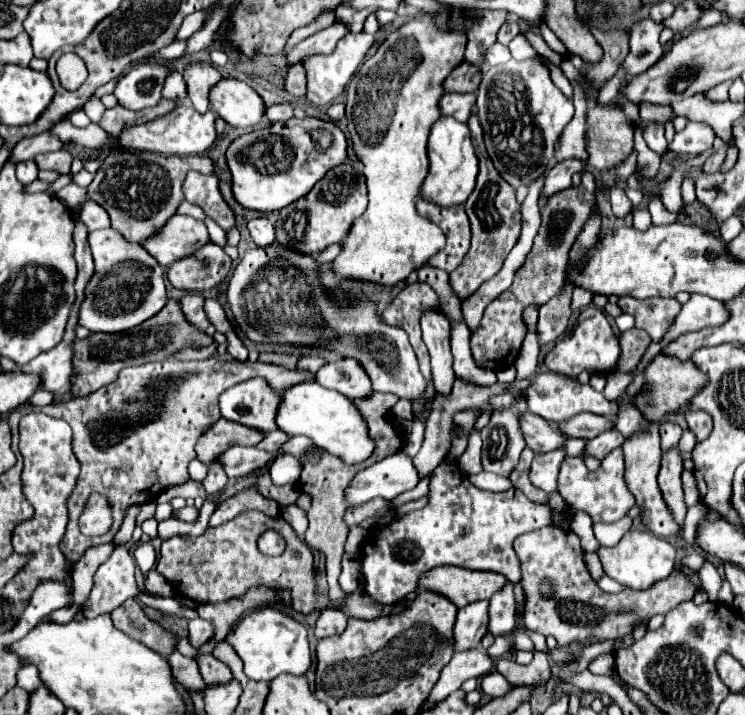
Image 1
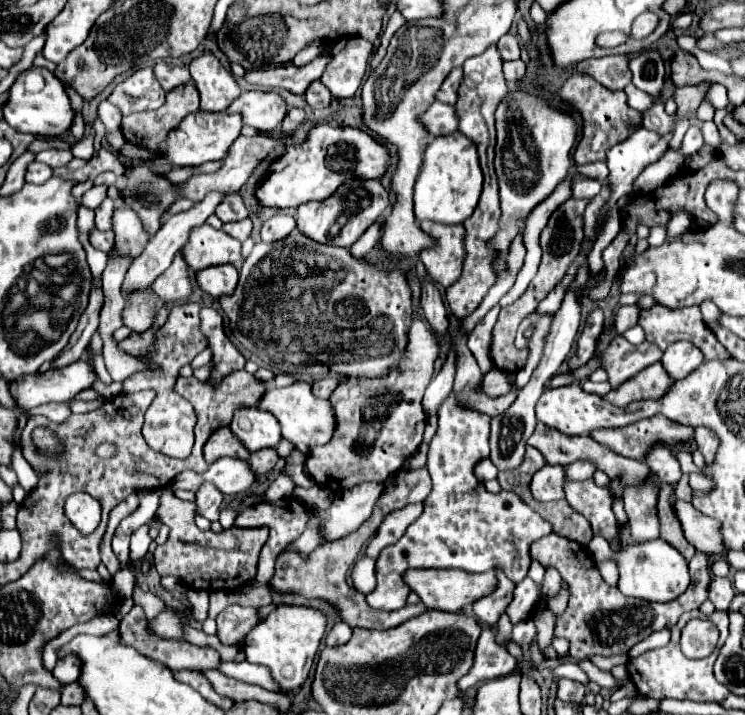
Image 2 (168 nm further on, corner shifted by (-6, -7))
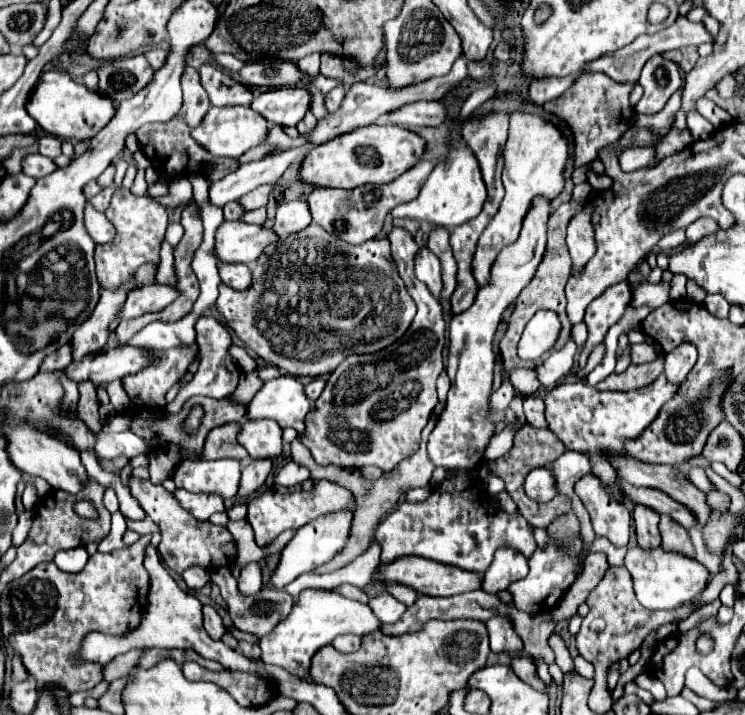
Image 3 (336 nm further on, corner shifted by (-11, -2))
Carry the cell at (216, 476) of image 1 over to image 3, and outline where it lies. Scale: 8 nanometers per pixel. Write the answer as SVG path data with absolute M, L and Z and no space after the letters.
M177 490L173 494L179 504L191 512L197 520L209 520L211 514L215 512L223 512L225 506L223 506L223 498L219 498L217 494L195 494L195 492L187 492L187 490Z

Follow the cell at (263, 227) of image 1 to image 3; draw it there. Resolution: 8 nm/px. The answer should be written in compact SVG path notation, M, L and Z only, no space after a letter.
M295 200L295 202L283 202L277 208L277 216L273 222L273 232L279 238L287 238L289 234L295 234L311 224L311 212L307 202Z

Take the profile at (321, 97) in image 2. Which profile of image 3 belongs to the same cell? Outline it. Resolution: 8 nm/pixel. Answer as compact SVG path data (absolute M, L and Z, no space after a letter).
M339 86L339 88L333 88L331 92L325 94L325 106L329 112L335 112L343 100L343 94L345 94L345 88Z

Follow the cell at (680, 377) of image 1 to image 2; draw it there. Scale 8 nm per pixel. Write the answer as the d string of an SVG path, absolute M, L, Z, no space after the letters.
M654 363L652 367L646 367L632 379L624 381L620 387L606 393L604 399L618 407L626 407L626 403L638 399L660 399L660 395L666 393L666 387L670 387L670 383L674 381L666 375L662 363Z

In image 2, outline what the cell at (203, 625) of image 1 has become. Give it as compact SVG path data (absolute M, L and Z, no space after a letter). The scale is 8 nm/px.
M226 607L218 617L218 637L226 645L242 643L246 635L260 623L260 609L256 607Z

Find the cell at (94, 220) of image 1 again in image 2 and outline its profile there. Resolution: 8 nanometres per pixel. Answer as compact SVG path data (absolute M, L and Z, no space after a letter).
M106 197L102 201L102 205L96 209L96 227L102 229L102 231L110 229L110 215L112 213L114 213L114 203L112 203L110 197Z

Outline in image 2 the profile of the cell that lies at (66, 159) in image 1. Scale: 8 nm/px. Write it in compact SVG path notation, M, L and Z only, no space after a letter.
M46 149L46 151L42 151L42 153L36 155L36 161L42 161L42 163L50 165L52 169L64 167L70 159L72 159L72 153L64 151L64 149Z

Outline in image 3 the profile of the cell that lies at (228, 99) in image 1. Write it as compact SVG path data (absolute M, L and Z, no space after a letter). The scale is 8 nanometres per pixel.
M283 86L253 98L251 110L263 114L267 122L275 122L279 126L297 126L309 108L309 100L311 96L307 90Z

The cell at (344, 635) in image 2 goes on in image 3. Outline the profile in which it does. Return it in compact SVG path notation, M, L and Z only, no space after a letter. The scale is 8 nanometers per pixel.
M343 634L343 636L339 636L339 638L335 638L333 640L333 646L339 650L339 652L353 652L353 650L357 650L358 646L355 645L355 636L347 636L347 634Z

